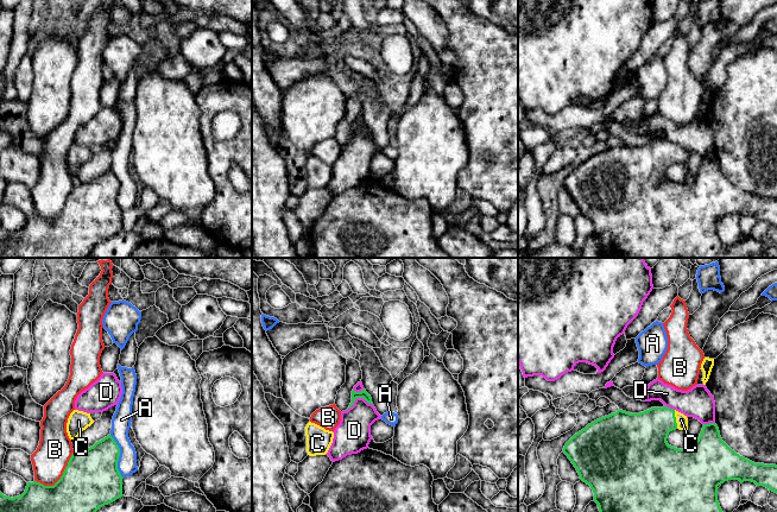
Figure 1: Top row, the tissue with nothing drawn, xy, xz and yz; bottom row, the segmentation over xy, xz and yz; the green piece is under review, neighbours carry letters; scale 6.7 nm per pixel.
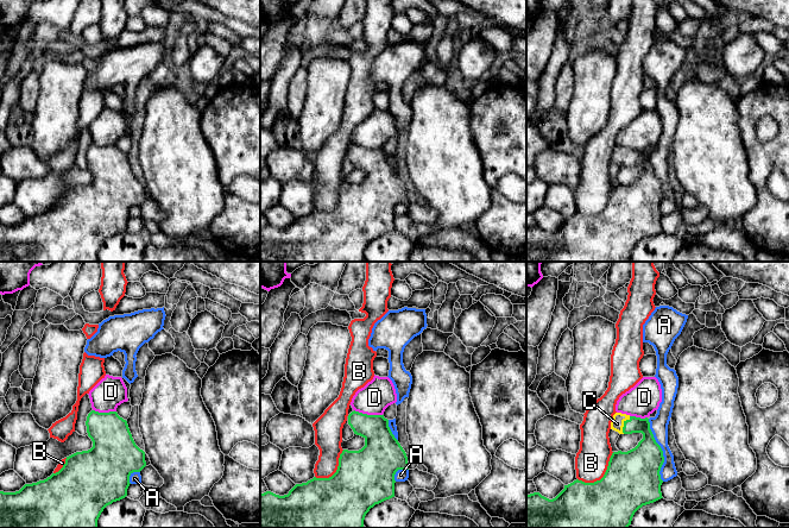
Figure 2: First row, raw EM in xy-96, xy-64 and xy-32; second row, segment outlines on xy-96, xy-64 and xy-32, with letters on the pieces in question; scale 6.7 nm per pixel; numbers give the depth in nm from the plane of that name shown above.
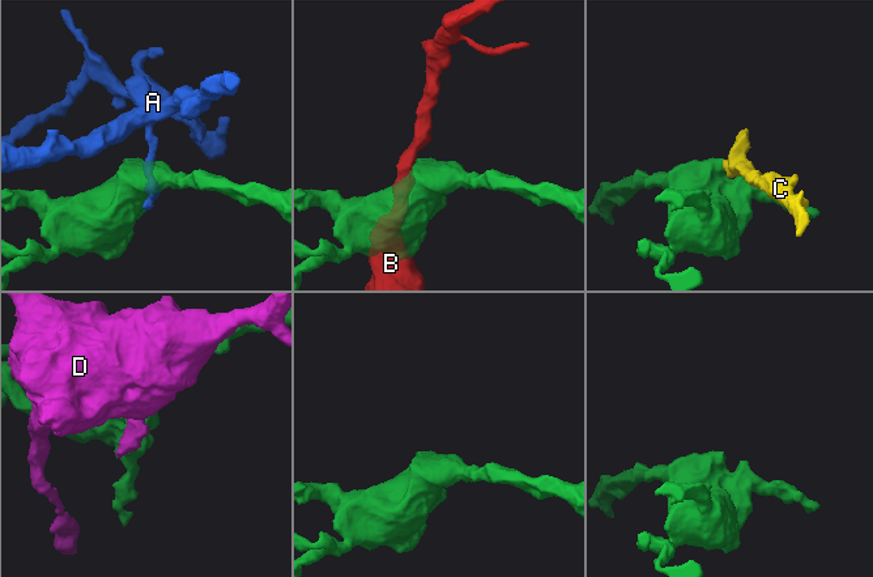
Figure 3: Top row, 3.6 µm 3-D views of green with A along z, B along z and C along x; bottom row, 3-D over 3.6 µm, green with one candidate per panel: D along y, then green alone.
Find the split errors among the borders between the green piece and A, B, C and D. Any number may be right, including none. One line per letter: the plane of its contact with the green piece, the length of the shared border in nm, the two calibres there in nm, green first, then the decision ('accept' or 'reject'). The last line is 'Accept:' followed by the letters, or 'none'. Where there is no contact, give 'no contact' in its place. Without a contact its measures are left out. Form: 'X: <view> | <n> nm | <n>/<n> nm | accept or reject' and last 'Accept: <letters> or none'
A: xy | 320 nm | 380/130 nm | reject
B: xy | 340 nm | 400/240 nm | reject
C: yz | 130 nm | 320/80 nm | accept
D: xz | 190 nm | 50/240 nm | reject
Accept: C

